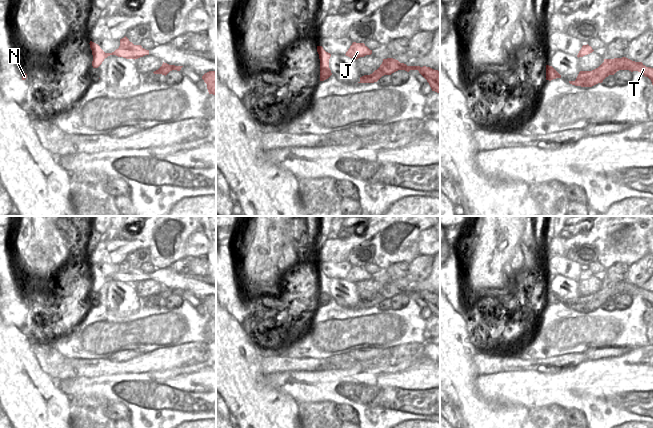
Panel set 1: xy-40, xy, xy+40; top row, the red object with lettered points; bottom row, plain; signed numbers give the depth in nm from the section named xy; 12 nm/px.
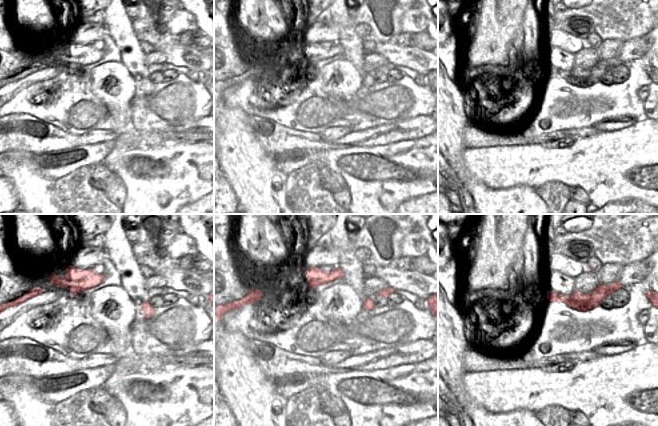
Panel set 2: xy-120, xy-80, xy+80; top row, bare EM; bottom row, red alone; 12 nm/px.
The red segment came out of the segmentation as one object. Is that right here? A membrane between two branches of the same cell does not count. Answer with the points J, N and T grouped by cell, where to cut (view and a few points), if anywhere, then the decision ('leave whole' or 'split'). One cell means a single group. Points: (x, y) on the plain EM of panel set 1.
J N / T; cut in xy along (320, 290), (329, 293); split

